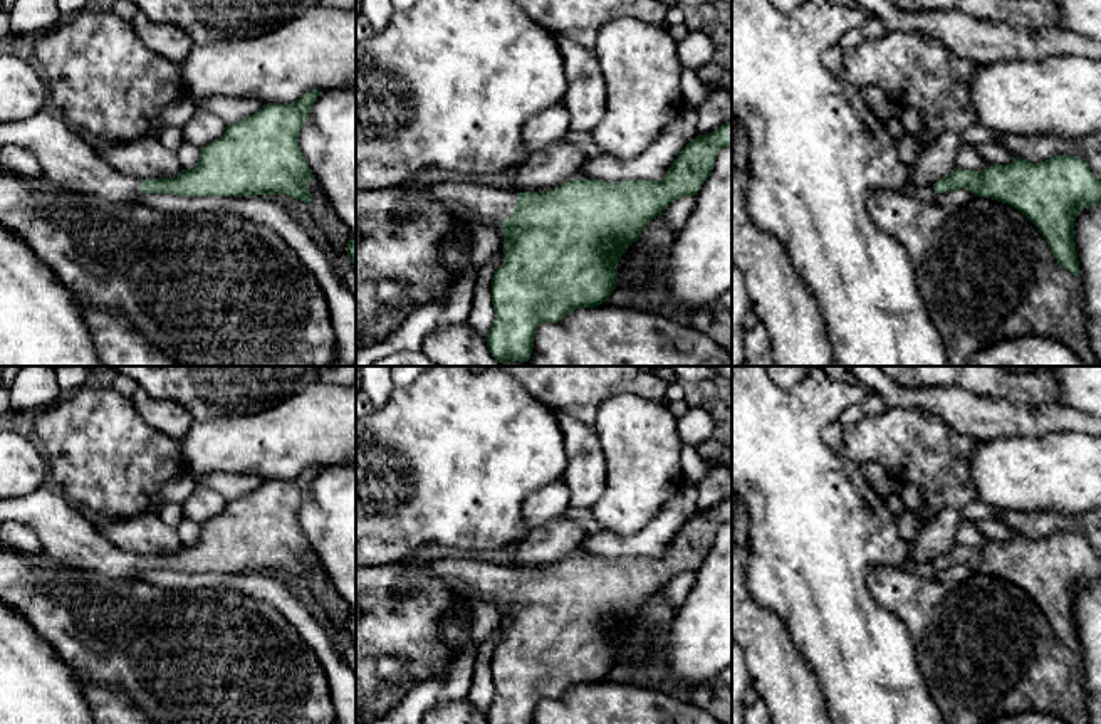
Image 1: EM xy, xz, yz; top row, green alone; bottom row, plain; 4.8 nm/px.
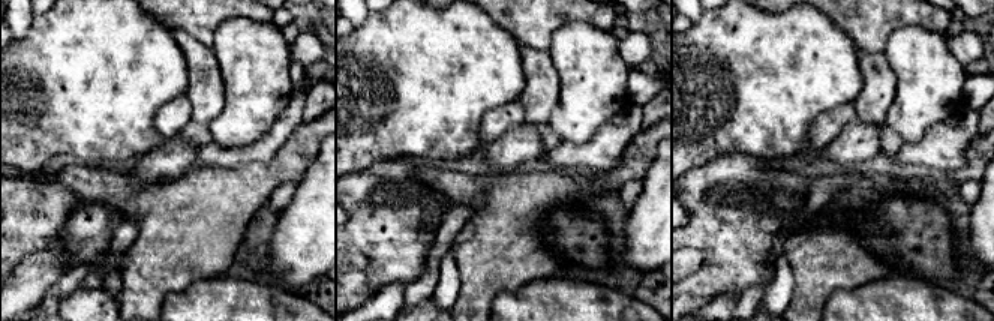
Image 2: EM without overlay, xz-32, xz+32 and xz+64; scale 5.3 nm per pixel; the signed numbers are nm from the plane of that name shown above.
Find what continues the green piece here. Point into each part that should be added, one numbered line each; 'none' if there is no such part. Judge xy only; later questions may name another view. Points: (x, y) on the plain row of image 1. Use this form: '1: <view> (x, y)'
1: xy (67, 535)

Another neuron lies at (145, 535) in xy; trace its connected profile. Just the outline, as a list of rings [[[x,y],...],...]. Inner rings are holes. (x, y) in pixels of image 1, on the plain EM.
[[[153,506],[131,519],[111,519],[99,531],[114,548],[138,556],[171,554],[183,546],[176,531],[161,521]]]

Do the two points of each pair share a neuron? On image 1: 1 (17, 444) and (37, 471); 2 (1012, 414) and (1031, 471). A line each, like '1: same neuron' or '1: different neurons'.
1: same neuron
2: different neurons

